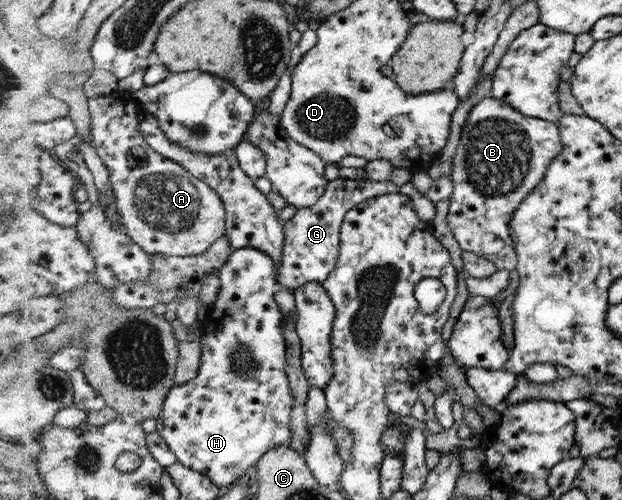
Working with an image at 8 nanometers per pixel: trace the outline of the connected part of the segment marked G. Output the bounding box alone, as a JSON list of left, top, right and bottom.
[278,177,436,289]

